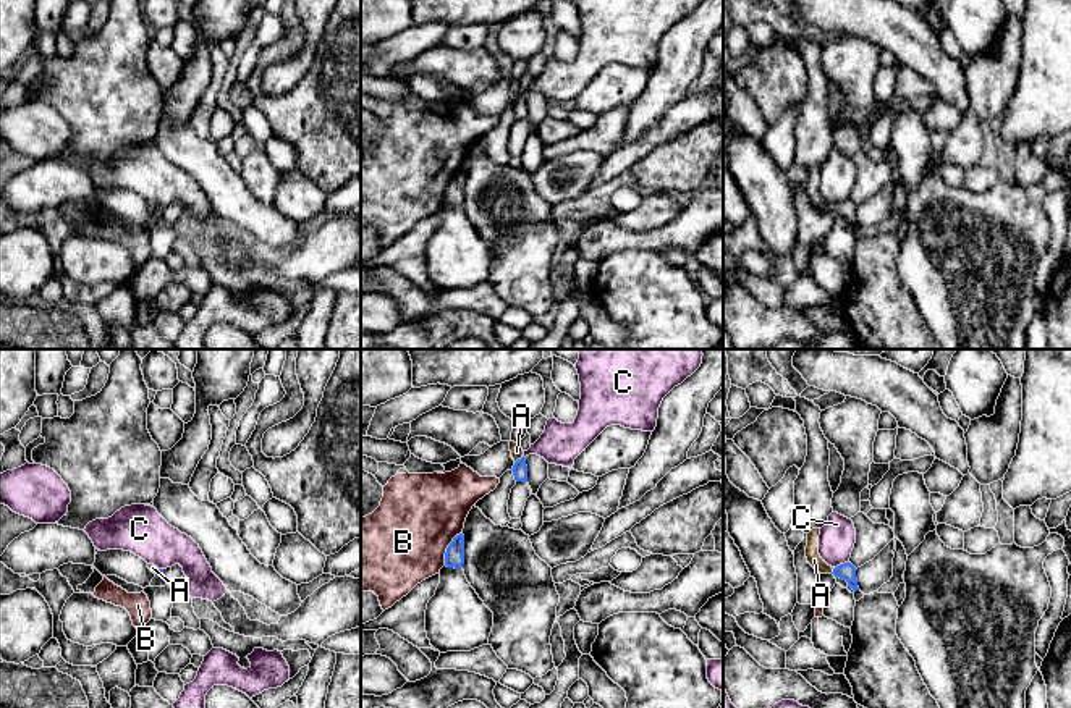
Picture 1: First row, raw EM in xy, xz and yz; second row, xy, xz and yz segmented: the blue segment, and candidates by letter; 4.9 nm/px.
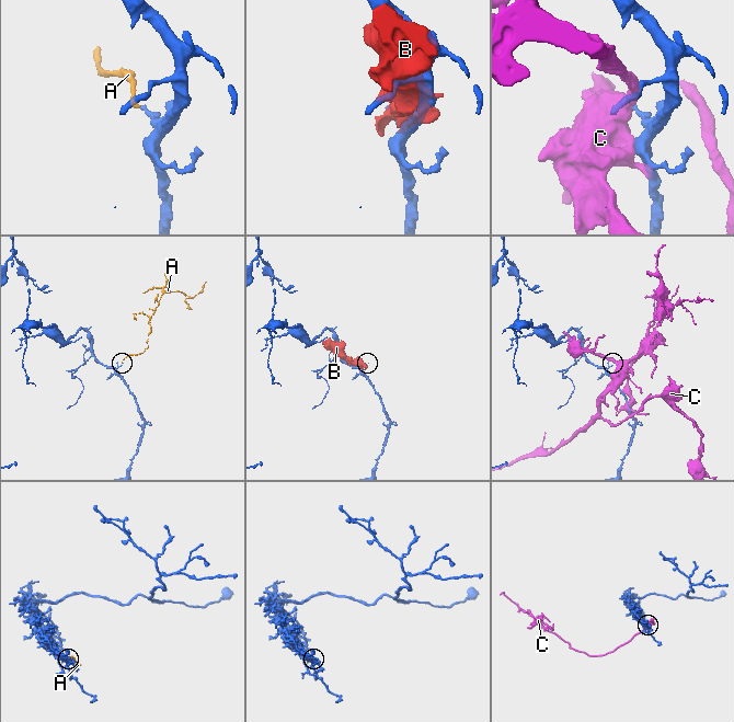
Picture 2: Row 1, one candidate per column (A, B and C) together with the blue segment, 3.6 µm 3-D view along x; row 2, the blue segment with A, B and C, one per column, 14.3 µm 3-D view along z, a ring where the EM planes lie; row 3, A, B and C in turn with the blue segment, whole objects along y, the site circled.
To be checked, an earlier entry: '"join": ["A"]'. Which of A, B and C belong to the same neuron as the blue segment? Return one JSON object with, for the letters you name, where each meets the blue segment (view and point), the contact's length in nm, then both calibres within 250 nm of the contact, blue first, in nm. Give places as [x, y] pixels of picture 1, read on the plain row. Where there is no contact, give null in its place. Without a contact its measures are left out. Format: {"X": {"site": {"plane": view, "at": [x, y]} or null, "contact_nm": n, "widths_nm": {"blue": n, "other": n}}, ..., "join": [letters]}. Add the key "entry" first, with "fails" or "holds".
{"entry": "fails", "join": []}

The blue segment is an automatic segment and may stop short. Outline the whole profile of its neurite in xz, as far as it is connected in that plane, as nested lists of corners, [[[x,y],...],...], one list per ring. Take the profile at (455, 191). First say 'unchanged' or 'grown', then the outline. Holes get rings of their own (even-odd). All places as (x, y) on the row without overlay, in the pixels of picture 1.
unchanged; [[[459,171],[453,176],[453,179],[448,183],[445,191],[445,204],[447,205],[463,205],[464,202],[464,173]]]

